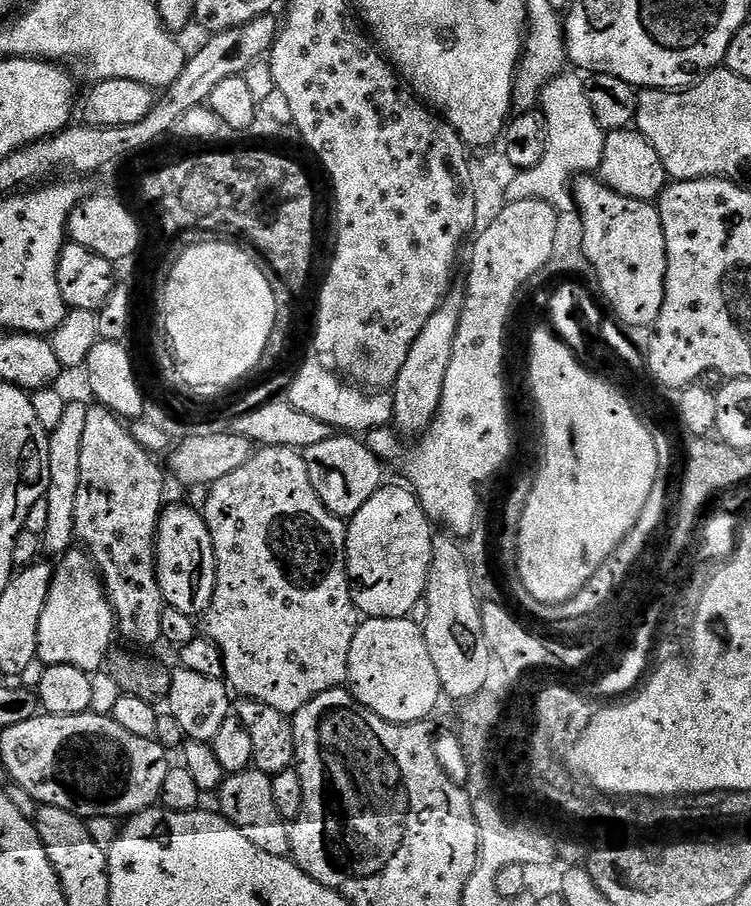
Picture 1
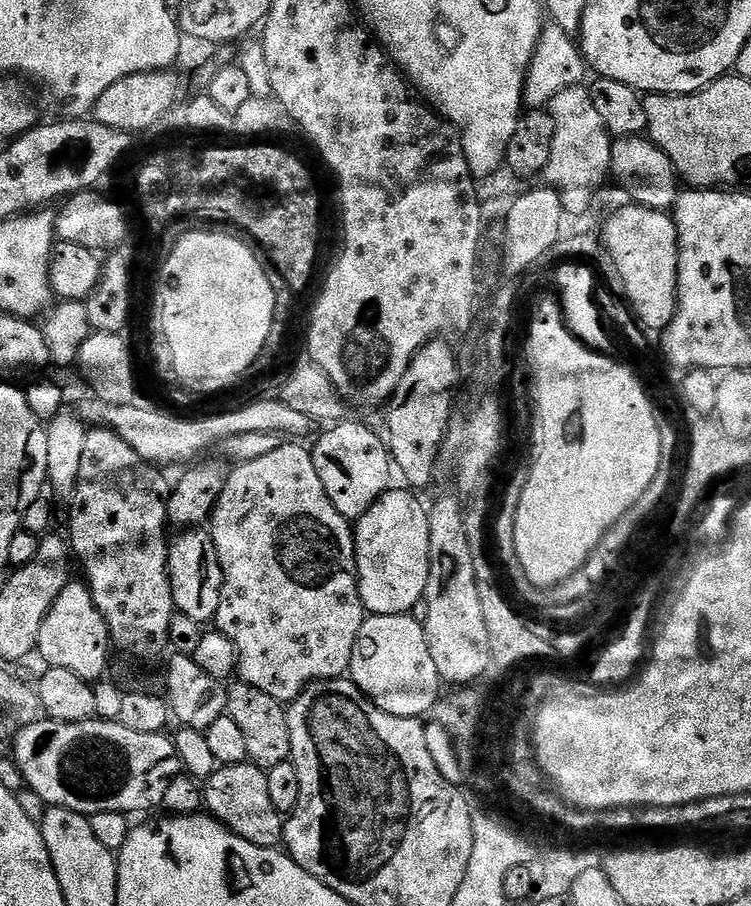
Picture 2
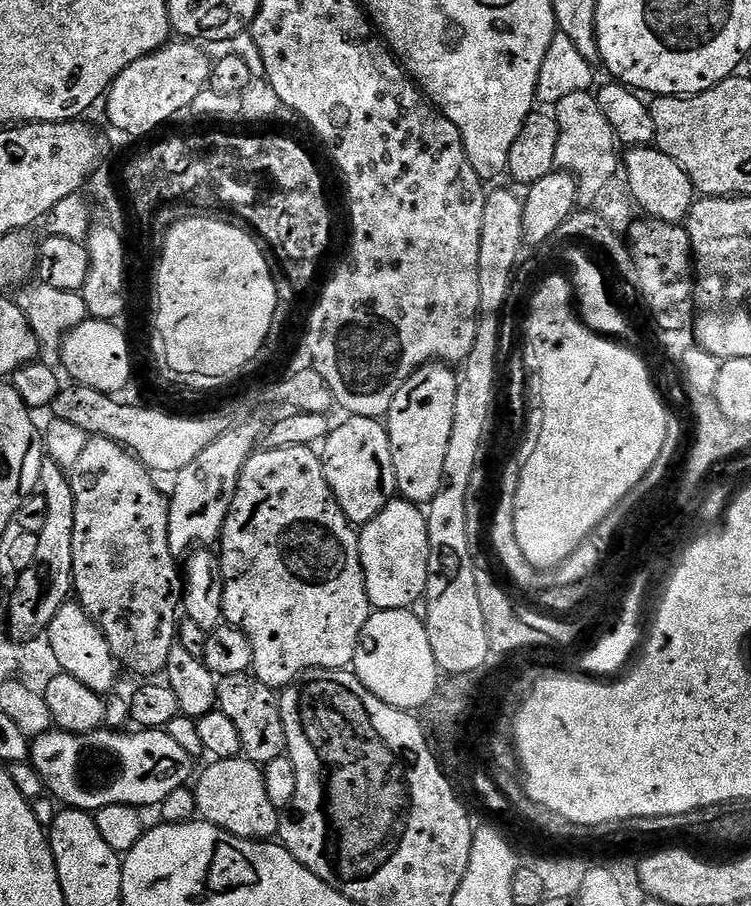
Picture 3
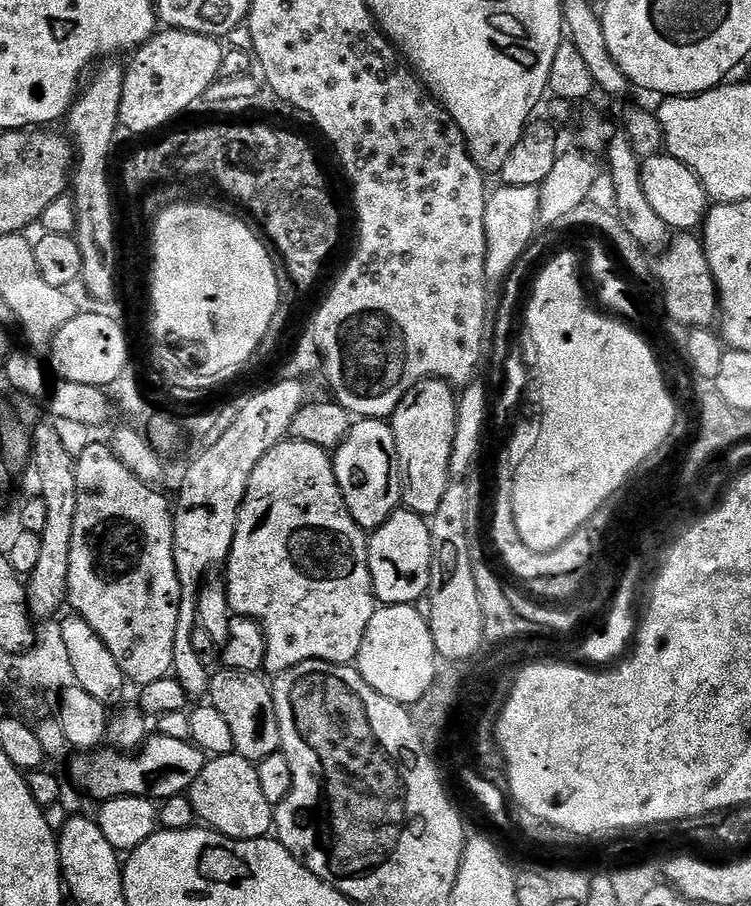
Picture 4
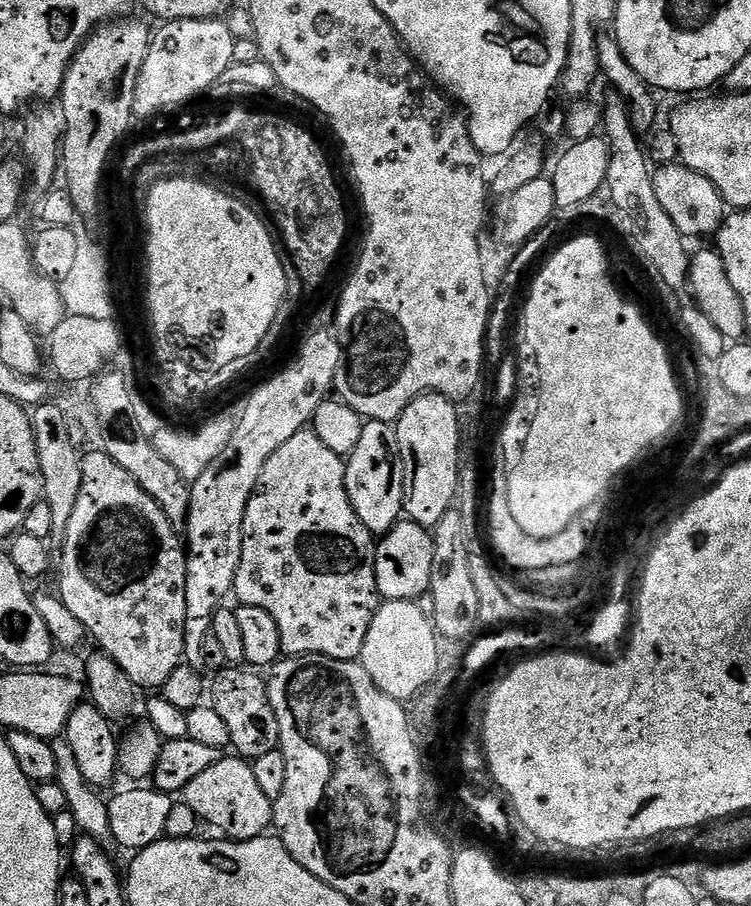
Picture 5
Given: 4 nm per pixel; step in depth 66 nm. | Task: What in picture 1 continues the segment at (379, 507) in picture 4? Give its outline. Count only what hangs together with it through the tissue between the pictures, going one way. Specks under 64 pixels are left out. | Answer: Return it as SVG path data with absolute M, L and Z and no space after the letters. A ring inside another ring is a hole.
M334 434L318 446L303 449L310 486L329 512L341 518L350 518L370 502L370 498L385 483L382 462L368 449L363 439L352 434Z

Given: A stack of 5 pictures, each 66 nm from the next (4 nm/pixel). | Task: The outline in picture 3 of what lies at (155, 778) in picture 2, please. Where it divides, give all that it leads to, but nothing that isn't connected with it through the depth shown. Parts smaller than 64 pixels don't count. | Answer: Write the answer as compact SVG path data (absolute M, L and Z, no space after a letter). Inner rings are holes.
M145 728L128 731L97 730L82 734L51 730L31 741L31 766L42 778L45 789L61 805L69 808L81 808L83 812L93 814L115 804L137 810L155 809L169 794L174 794L174 790L185 787L193 779L194 758L186 754L186 750L182 750L174 738L170 738L167 730Z

